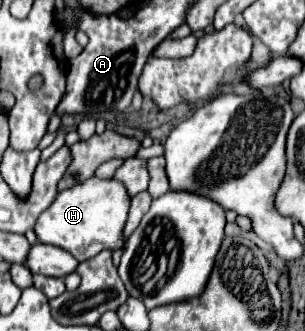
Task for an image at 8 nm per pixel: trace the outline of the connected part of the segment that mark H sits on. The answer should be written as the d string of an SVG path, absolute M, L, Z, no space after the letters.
M88 178L86 182L58 192L50 208L40 214L34 232L38 242L60 246L68 250L78 262L84 262L102 250L116 250L124 246L122 228L128 218L128 206L130 196L120 182Z

